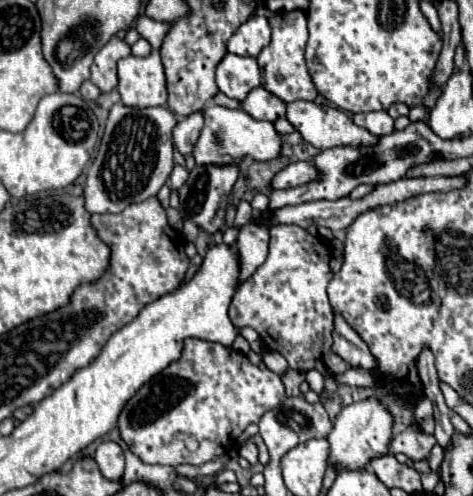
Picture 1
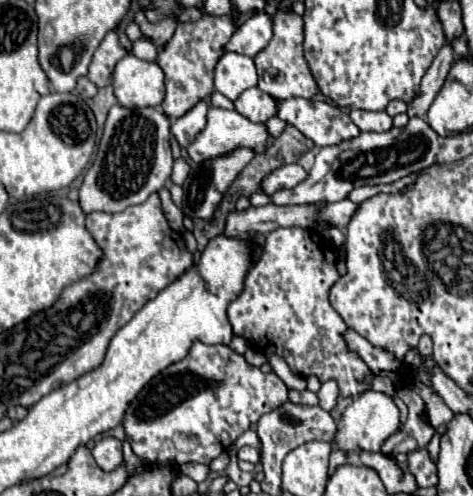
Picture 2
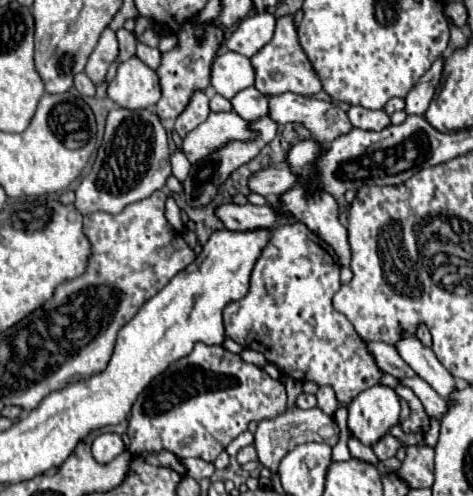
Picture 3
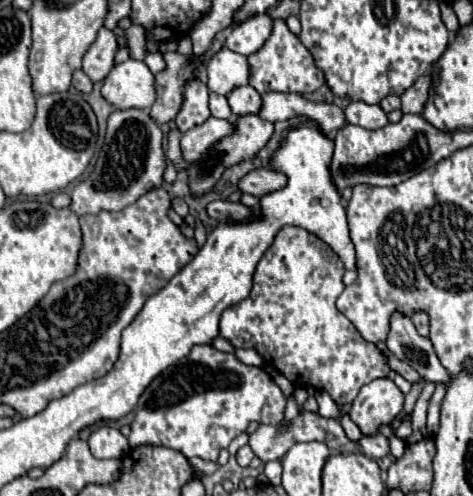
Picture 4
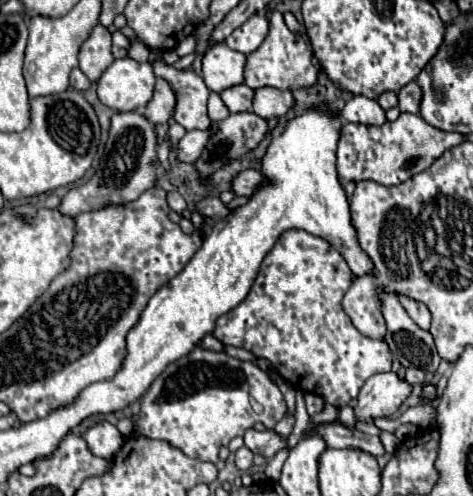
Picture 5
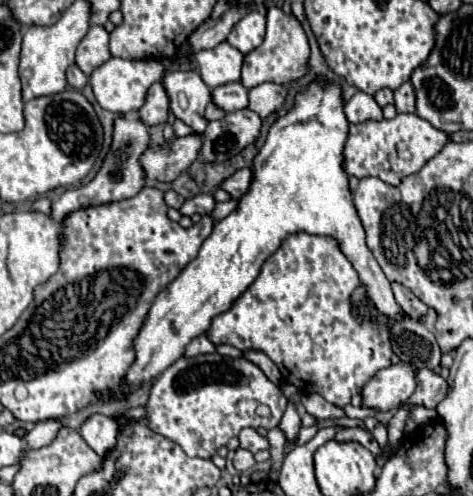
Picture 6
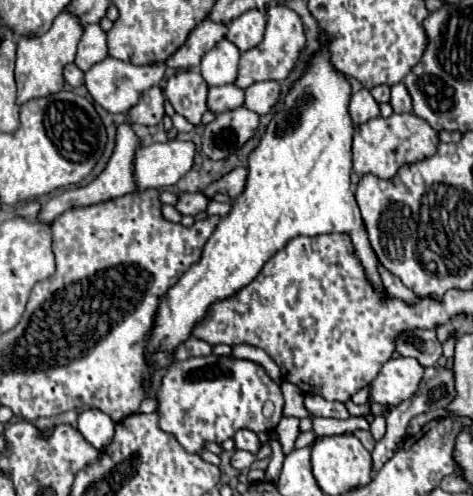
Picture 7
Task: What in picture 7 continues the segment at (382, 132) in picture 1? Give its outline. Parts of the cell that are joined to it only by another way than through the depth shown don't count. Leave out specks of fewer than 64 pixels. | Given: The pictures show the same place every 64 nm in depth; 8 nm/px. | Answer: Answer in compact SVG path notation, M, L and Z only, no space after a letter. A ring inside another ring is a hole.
M360 90L352 96L350 100L350 118L354 124L364 124L372 118L378 118L380 116L380 108L378 108L378 102L372 98L372 94L368 90Z

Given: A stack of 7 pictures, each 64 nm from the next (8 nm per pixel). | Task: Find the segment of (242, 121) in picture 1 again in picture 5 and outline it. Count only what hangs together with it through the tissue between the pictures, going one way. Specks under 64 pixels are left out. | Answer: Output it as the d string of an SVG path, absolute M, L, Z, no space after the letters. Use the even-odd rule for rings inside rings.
M210 126L206 130L190 130L184 134L184 138L178 142L178 158L182 162L190 162L194 164L200 154L202 154L202 148L208 144L208 140L212 138L216 130Z

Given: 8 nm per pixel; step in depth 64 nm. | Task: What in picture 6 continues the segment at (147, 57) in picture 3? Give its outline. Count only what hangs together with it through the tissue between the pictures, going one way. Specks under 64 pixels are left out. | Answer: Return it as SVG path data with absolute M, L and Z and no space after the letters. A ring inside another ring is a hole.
M172 70L164 72L162 82L170 96L172 114L194 132L202 134L208 126L208 120L204 118L204 108L212 100L212 94L200 74L194 70Z

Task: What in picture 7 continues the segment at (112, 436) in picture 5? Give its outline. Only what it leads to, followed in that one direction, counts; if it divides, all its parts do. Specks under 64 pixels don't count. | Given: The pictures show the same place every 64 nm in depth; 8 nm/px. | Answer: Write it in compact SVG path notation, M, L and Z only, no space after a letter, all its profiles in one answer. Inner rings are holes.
M86 410L78 416L78 430L98 452L102 452L114 436L114 420L100 410Z

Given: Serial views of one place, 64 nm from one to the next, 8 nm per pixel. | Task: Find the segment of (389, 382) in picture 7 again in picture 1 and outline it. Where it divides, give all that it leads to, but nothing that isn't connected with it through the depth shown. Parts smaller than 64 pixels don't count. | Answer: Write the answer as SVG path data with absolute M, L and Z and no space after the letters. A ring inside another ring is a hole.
M368 398L364 402L356 402L342 408L328 434L330 442L328 464L334 466L336 470L364 470L366 464L376 456L388 454L392 424L394 424L392 416L376 398Z

